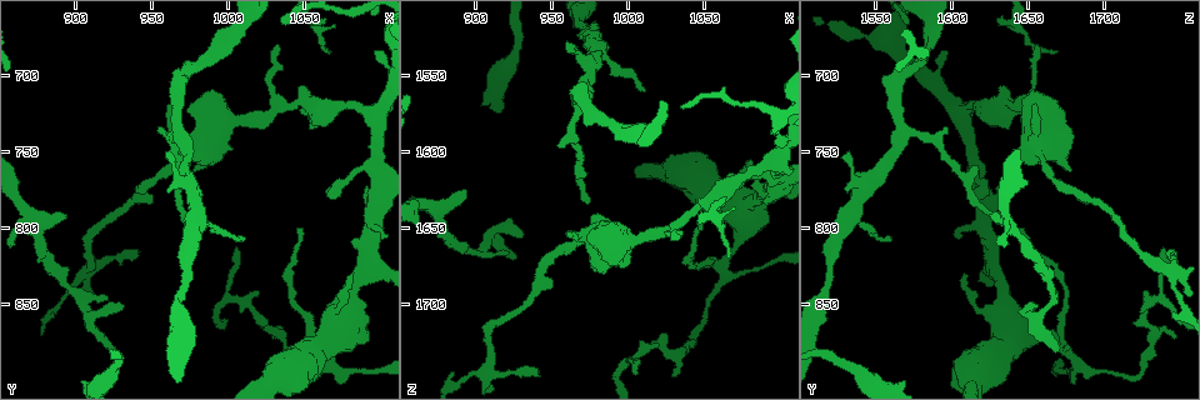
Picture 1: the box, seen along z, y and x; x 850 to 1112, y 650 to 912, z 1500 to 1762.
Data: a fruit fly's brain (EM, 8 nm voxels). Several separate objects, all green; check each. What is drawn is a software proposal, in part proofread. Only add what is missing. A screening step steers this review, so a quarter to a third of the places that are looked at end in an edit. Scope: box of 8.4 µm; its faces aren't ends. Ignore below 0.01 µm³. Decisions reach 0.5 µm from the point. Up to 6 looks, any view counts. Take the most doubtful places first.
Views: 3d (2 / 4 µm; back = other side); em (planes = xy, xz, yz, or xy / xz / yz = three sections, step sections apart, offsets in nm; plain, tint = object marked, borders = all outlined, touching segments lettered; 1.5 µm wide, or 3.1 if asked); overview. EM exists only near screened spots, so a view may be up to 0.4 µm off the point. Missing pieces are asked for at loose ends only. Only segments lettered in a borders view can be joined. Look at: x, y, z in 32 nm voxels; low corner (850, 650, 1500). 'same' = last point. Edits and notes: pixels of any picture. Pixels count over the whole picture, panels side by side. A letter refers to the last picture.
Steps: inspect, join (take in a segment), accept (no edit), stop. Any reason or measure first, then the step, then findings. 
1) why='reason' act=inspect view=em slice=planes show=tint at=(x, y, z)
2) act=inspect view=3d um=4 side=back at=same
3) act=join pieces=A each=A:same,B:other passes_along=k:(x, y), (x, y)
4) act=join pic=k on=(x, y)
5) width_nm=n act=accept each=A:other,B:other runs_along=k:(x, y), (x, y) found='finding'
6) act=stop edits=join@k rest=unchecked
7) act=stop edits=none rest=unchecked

why='free end' act=inspect view=em slice=xy step=4 show=tint at=(920, 848, 1666)

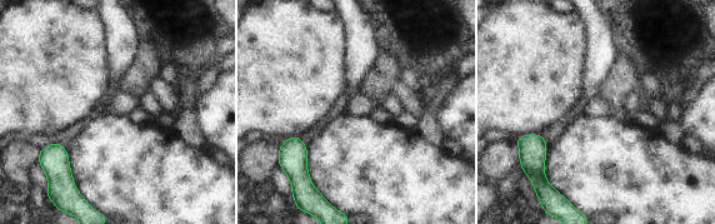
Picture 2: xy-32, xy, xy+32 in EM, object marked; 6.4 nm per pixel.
why='cut it another way' act=inspect view=em slice=planes show=borders at=same

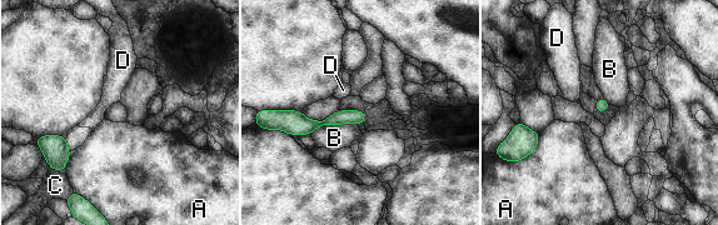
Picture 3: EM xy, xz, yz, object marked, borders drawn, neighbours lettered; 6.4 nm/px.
longest_contact=B:320nm act=accept each=A:other,B:other,C:other,D:other border=3:(357, 124), (327, 124), (309, 134) found='none of them fits'

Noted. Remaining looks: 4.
why='tapers out' act=inspect view=em slice=planes show=borders at=(1034, 870, 1746)

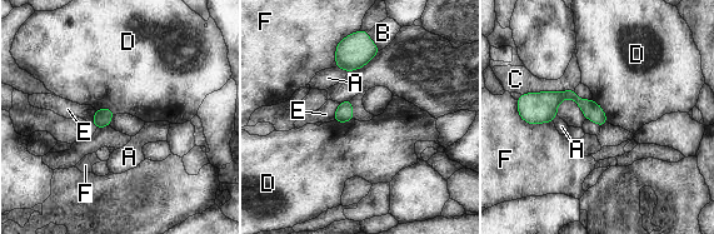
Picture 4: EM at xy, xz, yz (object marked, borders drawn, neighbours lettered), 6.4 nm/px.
act=accept each=A:other,B:other,C:other,D:other,E:other,F:other found='no lettered segment goes on from it'

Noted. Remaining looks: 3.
why='an open end' act=inspect view=3d um=2 at=(960, 748, 1532)

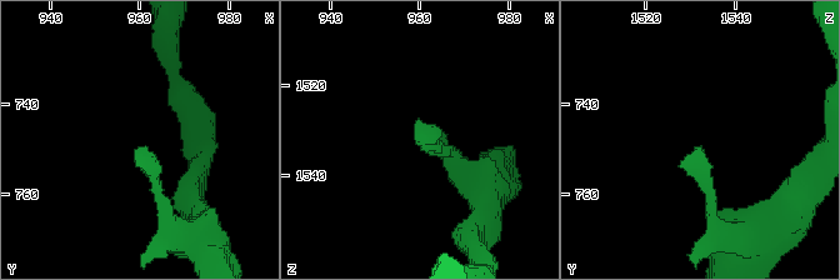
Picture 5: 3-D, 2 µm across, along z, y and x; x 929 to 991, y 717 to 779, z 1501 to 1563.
act=inspect view=em slice=xz step=4 show=borders at=(961, 749, 1532)

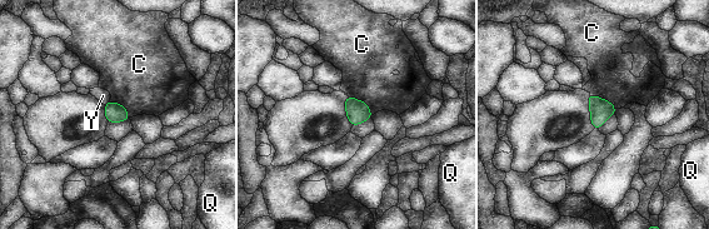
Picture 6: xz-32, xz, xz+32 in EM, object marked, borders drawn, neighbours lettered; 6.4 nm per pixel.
act=inspect view=em slice=planes show=borders at=same

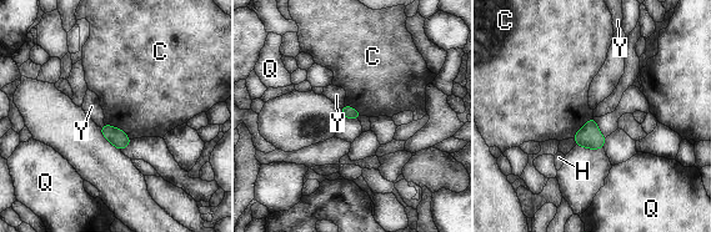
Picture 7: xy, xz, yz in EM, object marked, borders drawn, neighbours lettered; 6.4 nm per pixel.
longest_contact=C:220nm act=accept each=C:other,H:other,Q:other,Y:other border=7:(104, 122), (119, 126), (133, 139) found='none of them fits'

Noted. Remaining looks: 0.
act=stop edits=none rest=unchecked

